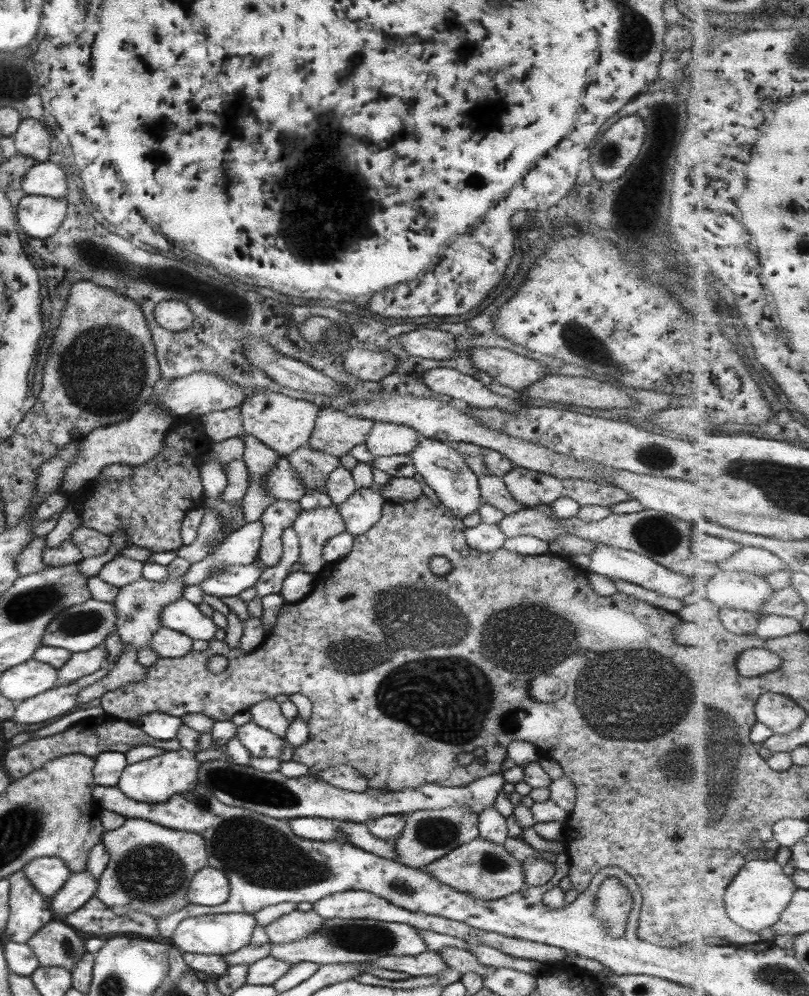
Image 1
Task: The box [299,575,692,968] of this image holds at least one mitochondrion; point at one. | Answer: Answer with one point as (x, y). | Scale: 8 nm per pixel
(358, 938)

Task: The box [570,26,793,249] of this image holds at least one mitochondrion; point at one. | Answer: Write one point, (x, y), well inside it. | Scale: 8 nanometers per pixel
(606, 157)

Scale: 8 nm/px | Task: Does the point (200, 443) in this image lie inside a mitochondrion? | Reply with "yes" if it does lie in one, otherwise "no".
no

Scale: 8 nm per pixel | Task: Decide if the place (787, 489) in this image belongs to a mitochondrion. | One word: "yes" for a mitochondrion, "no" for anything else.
yes

